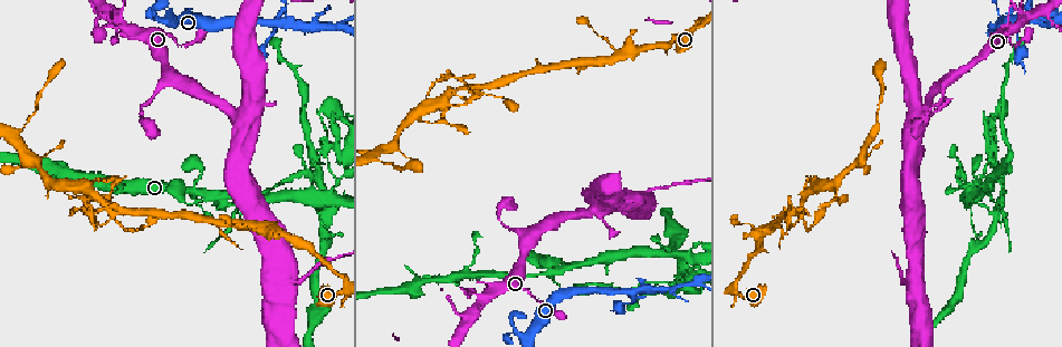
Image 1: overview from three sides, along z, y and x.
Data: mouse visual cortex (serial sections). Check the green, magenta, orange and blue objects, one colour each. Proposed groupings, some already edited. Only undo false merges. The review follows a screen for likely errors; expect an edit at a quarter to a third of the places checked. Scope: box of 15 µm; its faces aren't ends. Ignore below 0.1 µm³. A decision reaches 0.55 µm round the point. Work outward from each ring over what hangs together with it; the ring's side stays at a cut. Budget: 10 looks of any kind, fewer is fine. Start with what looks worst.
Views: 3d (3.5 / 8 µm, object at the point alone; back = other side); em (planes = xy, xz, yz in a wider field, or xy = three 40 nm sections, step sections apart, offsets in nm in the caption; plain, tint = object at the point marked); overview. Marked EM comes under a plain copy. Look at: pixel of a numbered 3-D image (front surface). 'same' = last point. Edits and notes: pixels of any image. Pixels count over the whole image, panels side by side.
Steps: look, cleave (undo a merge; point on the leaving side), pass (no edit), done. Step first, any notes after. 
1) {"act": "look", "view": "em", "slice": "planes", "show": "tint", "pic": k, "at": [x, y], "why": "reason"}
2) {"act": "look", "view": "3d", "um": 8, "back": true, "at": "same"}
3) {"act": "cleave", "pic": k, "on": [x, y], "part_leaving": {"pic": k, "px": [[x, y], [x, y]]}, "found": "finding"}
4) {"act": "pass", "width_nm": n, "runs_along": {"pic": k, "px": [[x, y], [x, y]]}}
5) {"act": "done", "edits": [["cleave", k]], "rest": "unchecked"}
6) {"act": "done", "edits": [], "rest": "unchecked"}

{"act": "look", "view": "3d", "um": 8, "pic": 1, "at": [114, 214], "why": "four or more arms meet"}

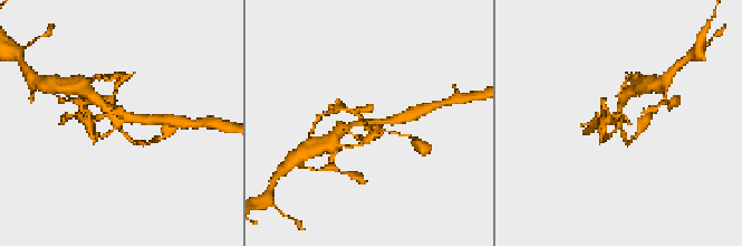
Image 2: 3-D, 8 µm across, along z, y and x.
{"act": "look", "view": "em", "slice": "xy", "step": 2, "show": "tint", "pic": 2, "at": [622, 117], "arms": 4, "arm_widths_nm": [150, 150, 200, 300]}

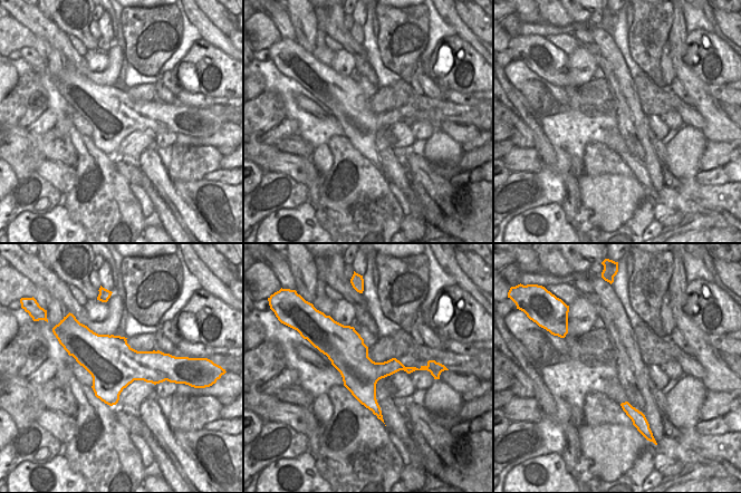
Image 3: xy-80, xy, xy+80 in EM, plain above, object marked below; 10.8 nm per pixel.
{"act": "cleave", "pic": 2, "on": [604, 112], "part_leaving": {"pic": 2, "px": [[111, 131], [96, 136], [77, 115]]}, "found": "two cells meet here"}

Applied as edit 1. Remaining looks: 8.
{"act": "look", "view": "overview"}

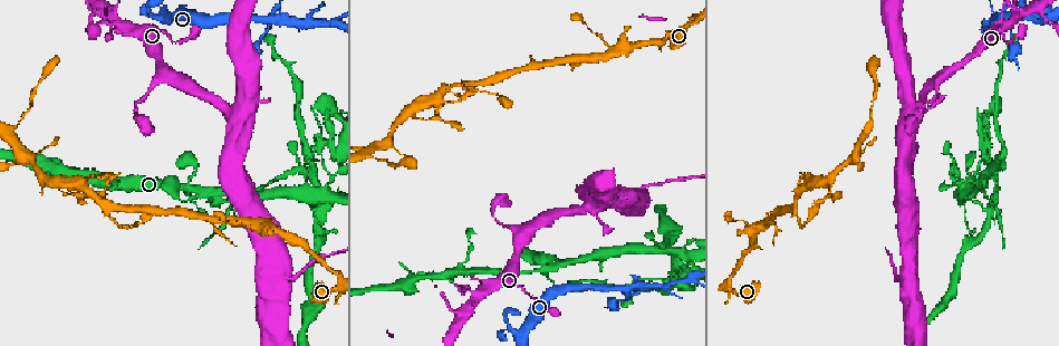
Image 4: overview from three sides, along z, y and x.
{"act": "look", "view": "3d", "um": 8, "pic": 4, "at": [269, 22], "why": "calibre changes"}

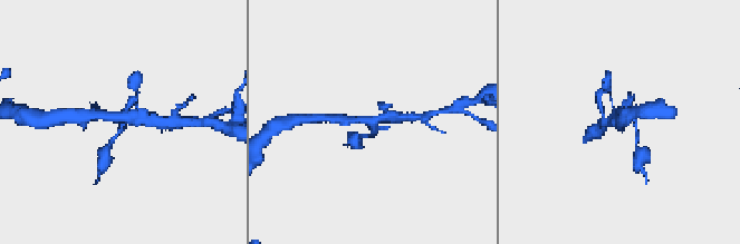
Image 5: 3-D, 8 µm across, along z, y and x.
{"act": "look", "view": "3d", "um": 3.5, "back": true, "pic": 5, "at": [124, 118]}

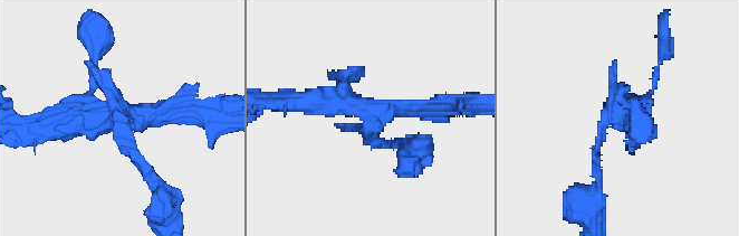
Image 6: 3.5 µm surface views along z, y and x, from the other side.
{"act": "look", "view": "em", "slice": "planes", "show": "tint", "pic": 6, "at": [372, 110], "why": "shape alone is not enough"}

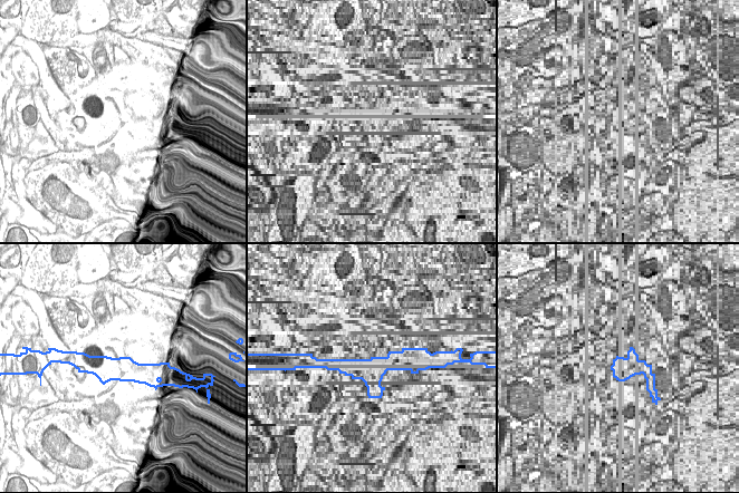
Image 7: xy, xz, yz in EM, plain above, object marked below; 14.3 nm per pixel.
{"act": "pass", "runs_along": {"pic": 7, "px": [[86, 365], [132, 371], [157, 371]]}, "found": "one cell here"}

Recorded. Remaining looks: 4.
{"act": "look", "view": "3d", "um": 8, "pic": 4, "at": [871, 113], "why": "thin neck"}

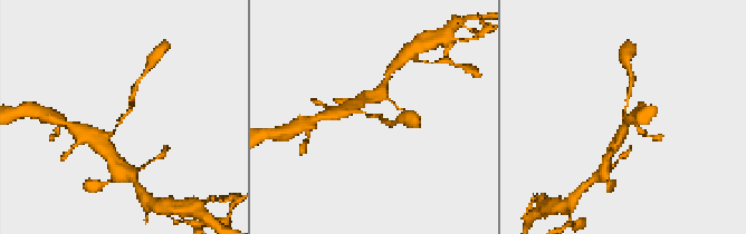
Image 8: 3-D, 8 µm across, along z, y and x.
{"act": "look", "view": "em", "slice": "planes", "show": "tint", "pic": 8, "at": [122, 116], "arm_widths_nm": [150, 150]}

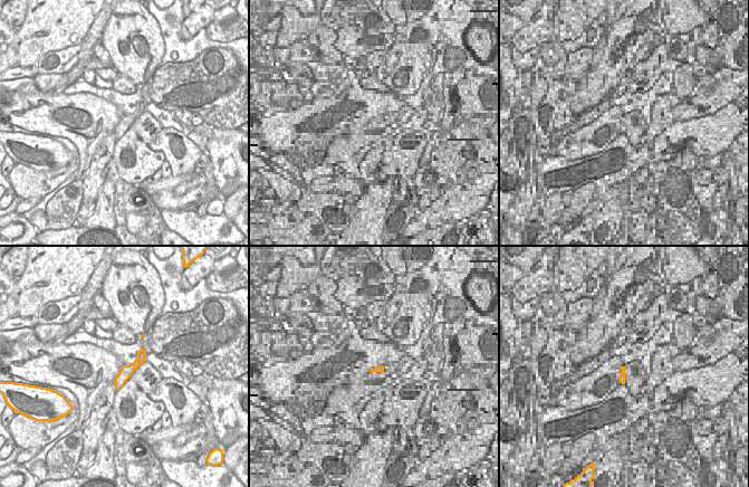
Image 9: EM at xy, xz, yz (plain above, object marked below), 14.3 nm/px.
{"act": "pass", "runs_along": {"pic": 8, "px": [[102, 142], [127, 115], [135, 89]]}, "found": "one cell here"}

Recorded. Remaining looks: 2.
{"act": "look", "view": "em", "slice": "xy", "step": 1, "show": "tint", "pic": 4, "at": [237, 120], "why": "sharp bend"}

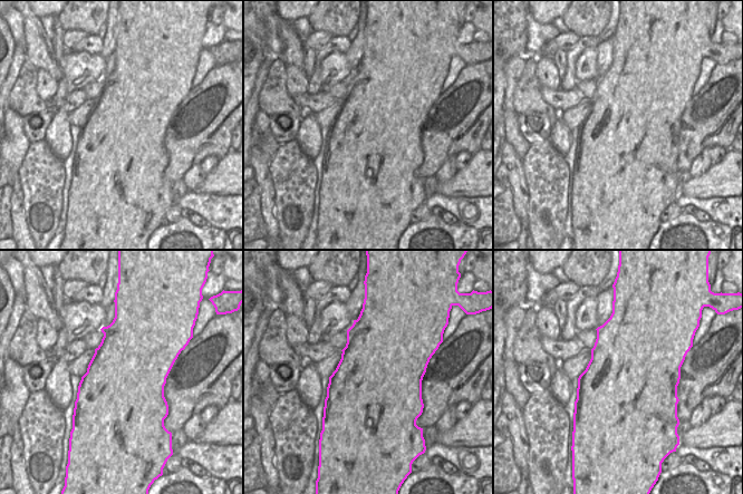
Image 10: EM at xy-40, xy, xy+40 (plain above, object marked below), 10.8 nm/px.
{"act": "look", "view": "3d", "um": 3.5, "back": true, "at": "same"}

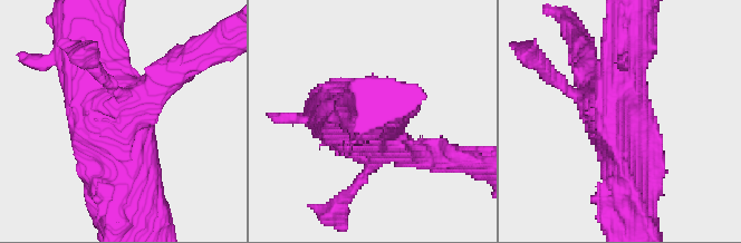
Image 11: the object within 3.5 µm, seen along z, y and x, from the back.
{"act": "pass", "runs_along": {"pic": 11, "px": [[180, 65], [122, 116], [132, 182]]}, "found": "all the same cell"}

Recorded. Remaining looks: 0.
{"act": "done", "edits": [["cleave", 2]], "rest": "unchecked"}

